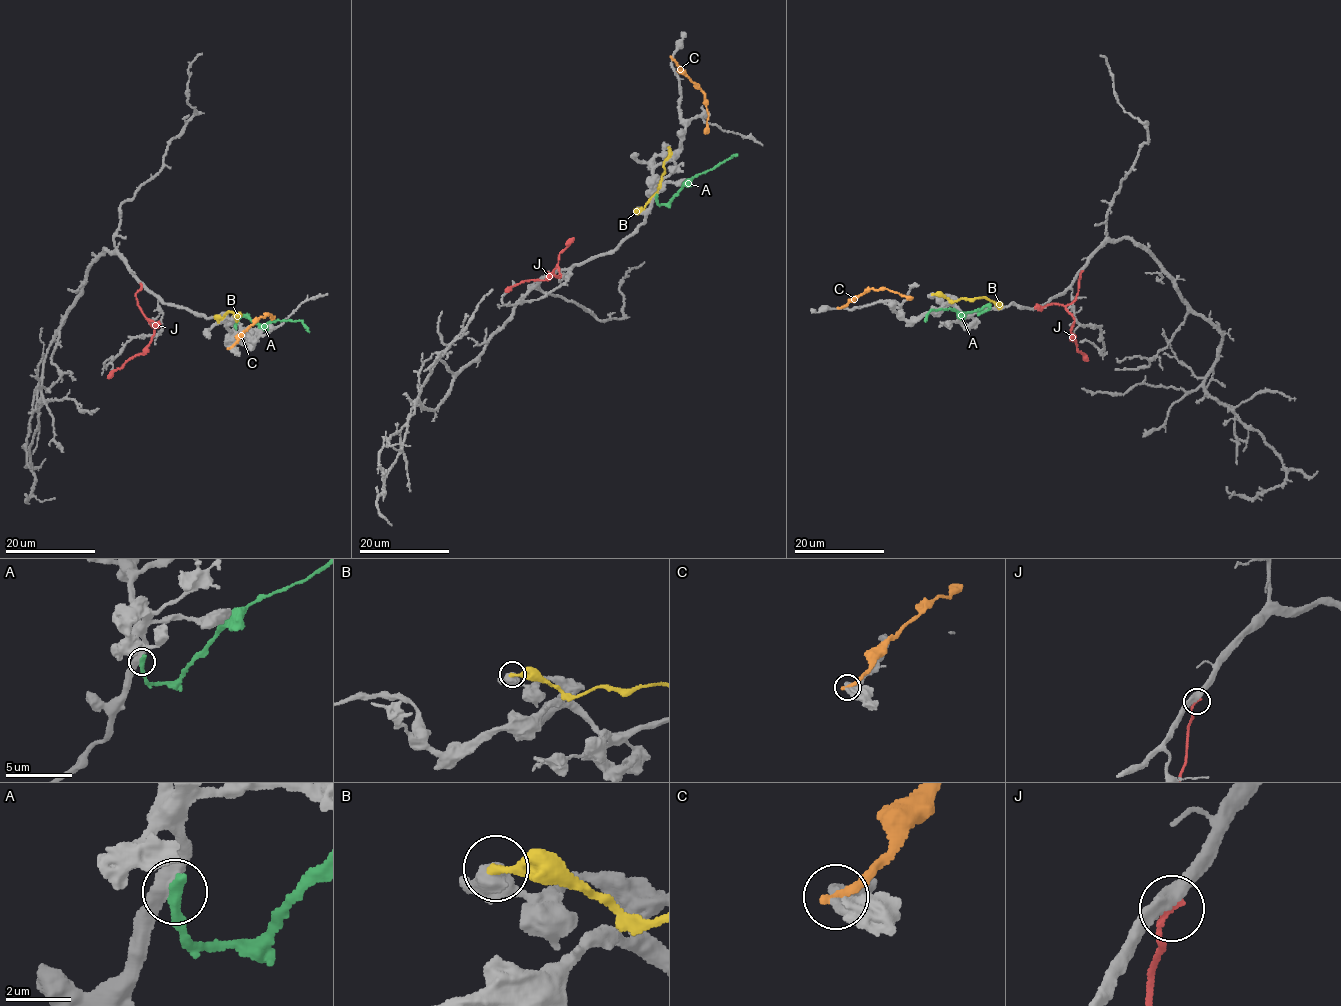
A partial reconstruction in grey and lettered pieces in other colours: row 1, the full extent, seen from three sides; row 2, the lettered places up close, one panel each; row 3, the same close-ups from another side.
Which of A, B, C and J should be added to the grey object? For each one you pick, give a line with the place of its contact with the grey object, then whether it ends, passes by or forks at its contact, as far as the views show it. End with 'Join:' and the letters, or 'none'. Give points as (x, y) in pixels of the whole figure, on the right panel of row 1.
Join: none

